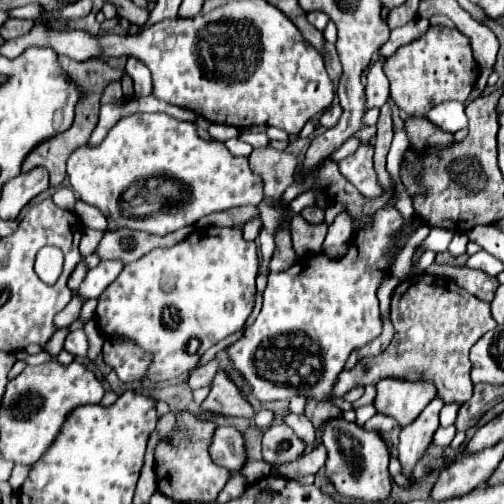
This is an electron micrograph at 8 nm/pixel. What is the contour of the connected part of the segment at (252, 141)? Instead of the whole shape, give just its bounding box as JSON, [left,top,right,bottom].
[240,130,270,148]

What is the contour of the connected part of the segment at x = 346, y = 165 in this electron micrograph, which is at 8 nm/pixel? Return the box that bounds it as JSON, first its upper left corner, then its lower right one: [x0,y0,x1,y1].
[338,144,384,200]

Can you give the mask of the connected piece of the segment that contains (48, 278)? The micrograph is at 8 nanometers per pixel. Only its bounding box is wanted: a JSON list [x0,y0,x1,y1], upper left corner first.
[36,246,63,285]

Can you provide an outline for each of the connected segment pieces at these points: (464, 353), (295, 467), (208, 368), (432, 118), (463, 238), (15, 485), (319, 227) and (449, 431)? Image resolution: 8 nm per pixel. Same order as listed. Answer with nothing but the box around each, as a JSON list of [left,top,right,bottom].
[[328,274,496,402],[274,446,326,478],[188,358,218,390],[426,102,468,134],[448,234,468,256],[9,466,32,492],[290,214,326,256],[432,426,456,446]]

